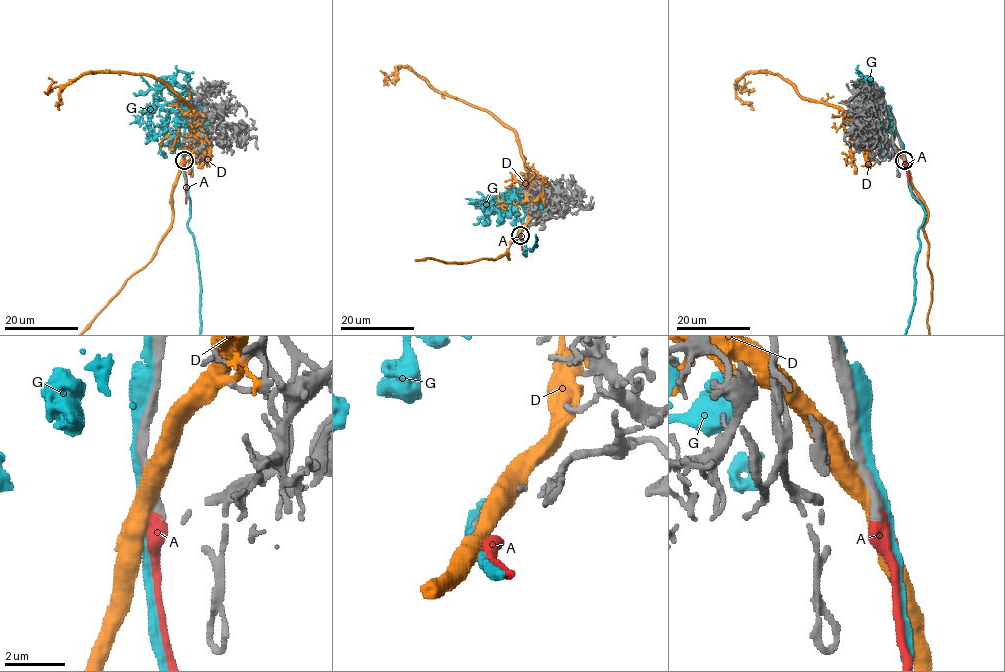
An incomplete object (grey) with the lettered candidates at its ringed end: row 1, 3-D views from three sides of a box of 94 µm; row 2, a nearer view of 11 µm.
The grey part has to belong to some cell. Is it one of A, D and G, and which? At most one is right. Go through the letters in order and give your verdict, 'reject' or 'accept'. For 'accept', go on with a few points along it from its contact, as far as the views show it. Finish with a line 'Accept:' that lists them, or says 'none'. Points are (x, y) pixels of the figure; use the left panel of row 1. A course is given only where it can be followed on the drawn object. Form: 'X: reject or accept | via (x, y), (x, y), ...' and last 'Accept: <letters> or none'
A: accept | via (184, 160), (186, 204)
D: reject
G: reject
Accept: A

